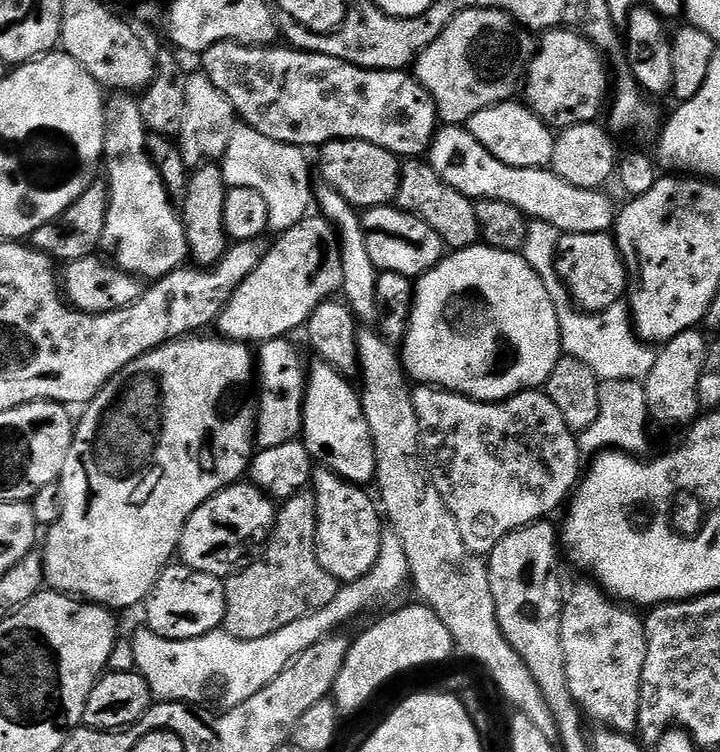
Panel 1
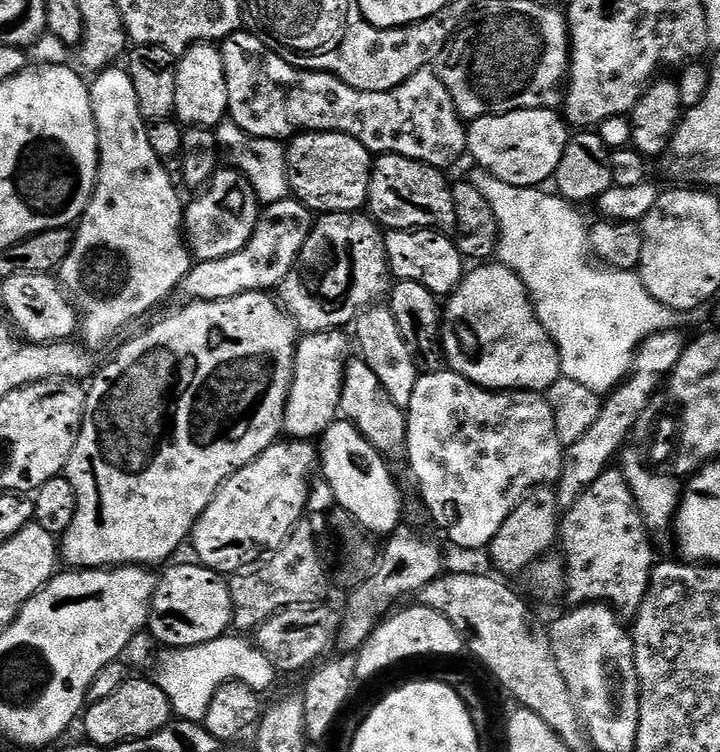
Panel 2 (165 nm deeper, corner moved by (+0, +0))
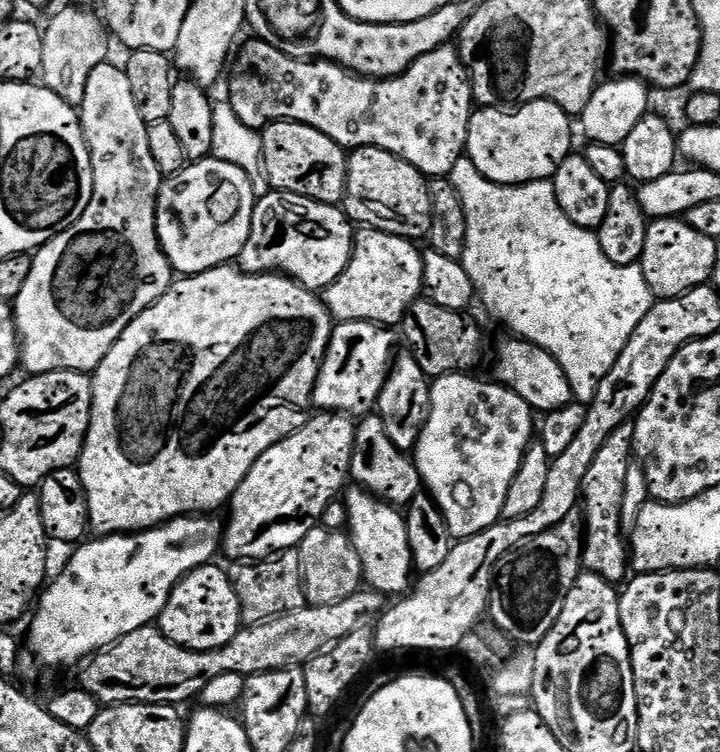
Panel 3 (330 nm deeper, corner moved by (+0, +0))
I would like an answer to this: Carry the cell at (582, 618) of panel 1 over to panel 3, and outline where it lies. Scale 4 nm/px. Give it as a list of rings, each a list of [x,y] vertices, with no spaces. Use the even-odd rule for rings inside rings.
[[[629,422],[618,426],[618,430],[614,430],[614,434],[606,438],[602,450],[598,450],[598,455],[594,457],[590,470],[586,470],[584,479],[582,493],[584,559],[582,564],[587,571],[613,582],[623,581],[630,572],[630,544],[626,539],[626,529],[622,520],[622,500],[626,494],[626,474],[634,463],[635,442],[635,423]]]

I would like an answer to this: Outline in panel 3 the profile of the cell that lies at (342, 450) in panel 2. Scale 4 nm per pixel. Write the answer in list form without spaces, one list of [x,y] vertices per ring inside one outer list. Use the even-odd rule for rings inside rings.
[[[360,486],[347,489],[346,503],[348,507],[346,528],[351,535],[354,550],[358,550],[367,587],[373,592],[383,592],[390,598],[407,593],[414,584],[414,575],[412,576],[414,565],[410,538],[404,521],[405,513],[399,507],[388,504]]]

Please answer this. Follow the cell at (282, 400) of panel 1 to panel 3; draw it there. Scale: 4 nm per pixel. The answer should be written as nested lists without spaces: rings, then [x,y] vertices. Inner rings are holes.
[[[340,322],[333,327],[330,346],[324,355],[316,385],[312,391],[312,404],[322,412],[355,413],[355,408],[360,414],[368,414],[375,409],[376,399],[382,394],[382,386],[388,377],[388,369],[392,367],[396,336],[391,327],[383,324],[366,322]]]

